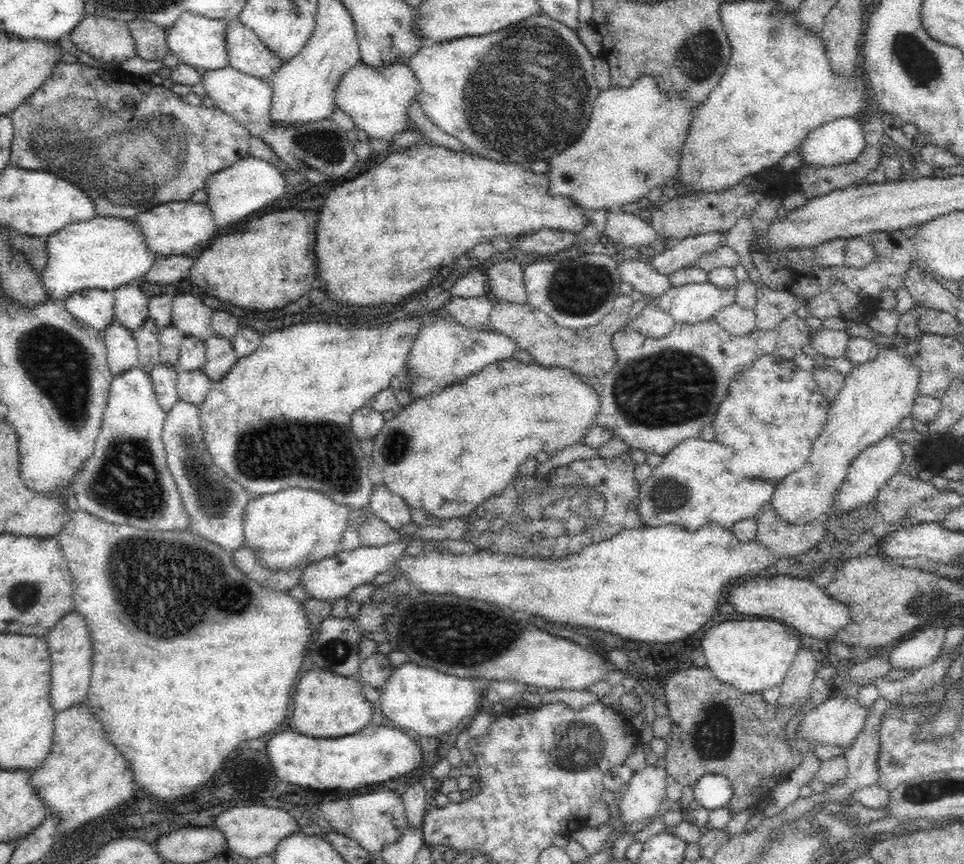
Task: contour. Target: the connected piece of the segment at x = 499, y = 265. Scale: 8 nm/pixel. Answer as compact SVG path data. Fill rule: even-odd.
M511 260L498 261L488 268L487 286L498 299L526 303L527 292L523 283L523 266Z

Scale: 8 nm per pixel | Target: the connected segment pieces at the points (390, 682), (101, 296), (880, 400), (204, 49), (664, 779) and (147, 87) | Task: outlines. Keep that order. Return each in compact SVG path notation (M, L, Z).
M408 661L396 667L378 688L378 700L382 714L388 718L390 726L394 726L412 735L436 736L436 734L454 733L457 724L466 716L474 716L477 712L478 690L474 680L456 676L426 666L418 666Z
M86 289L74 292L63 300L64 306L81 324L86 324L101 333L112 322L114 316L114 291Z
M881 348L870 362L852 367L828 410L827 424L812 445L808 461L774 488L770 502L778 516L796 525L825 520L835 490L844 480L852 460L868 446L888 437L904 418L911 416L919 380L919 366L903 350Z
M183 12L172 22L172 26L164 28L165 42L167 42L169 52L179 58L180 62L193 66L200 71L216 70L218 67L228 65L224 30L224 19L206 18Z
M662 762L647 765L634 772L624 787L624 797L619 806L622 822L609 835L608 840L616 840L619 828L625 823L642 822L654 816L667 803L666 786L670 778Z
M88 60L78 63L66 63L60 61L52 66L48 78L27 98L14 108L12 114L12 125L14 125L13 139L11 142L11 155L9 162L26 170L44 170L55 174L56 177L64 178L72 184L84 190L93 205L96 217L112 216L118 218L132 218L138 211L147 211L160 203L176 202L188 200L197 190L205 185L205 180L215 172L227 169L234 162L248 158L249 141L253 137L246 127L223 110L206 105L193 106L173 93L169 88L169 83L154 85L143 76L134 75L123 71L120 66L100 65Z

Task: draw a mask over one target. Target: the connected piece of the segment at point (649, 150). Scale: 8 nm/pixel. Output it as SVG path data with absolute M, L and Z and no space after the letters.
M651 76L637 78L630 88L611 86L600 91L596 97L592 114L585 129L576 140L560 152L547 158L548 193L552 197L569 198L582 210L600 210L621 207L629 202L637 202L642 196L652 197L660 185L673 181L681 157L689 124L696 114L696 106L691 106L687 96L666 94L657 88Z

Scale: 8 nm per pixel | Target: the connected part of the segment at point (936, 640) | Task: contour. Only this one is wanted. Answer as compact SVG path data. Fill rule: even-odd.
M939 625L923 626L908 640L896 642L888 655L892 669L918 670L930 664L944 646L946 630Z

